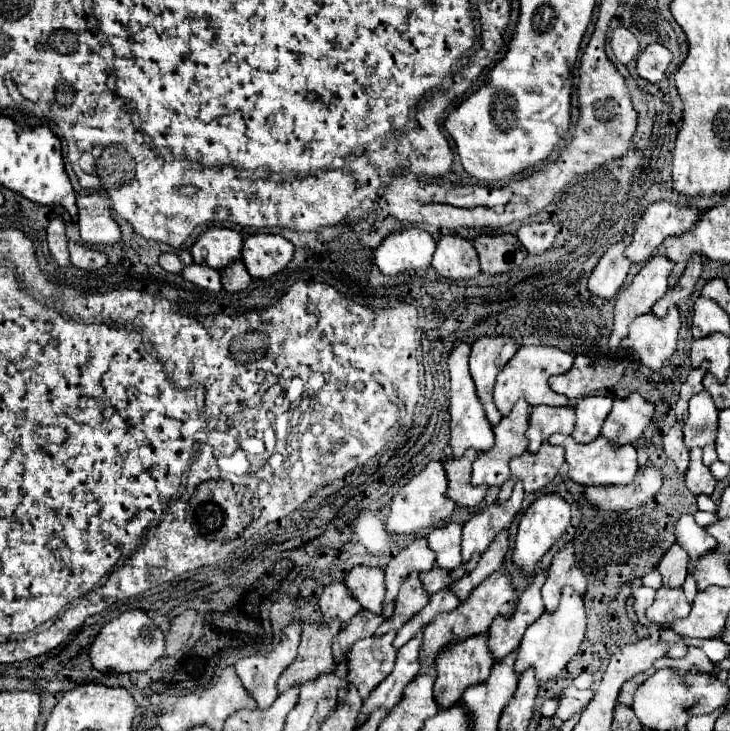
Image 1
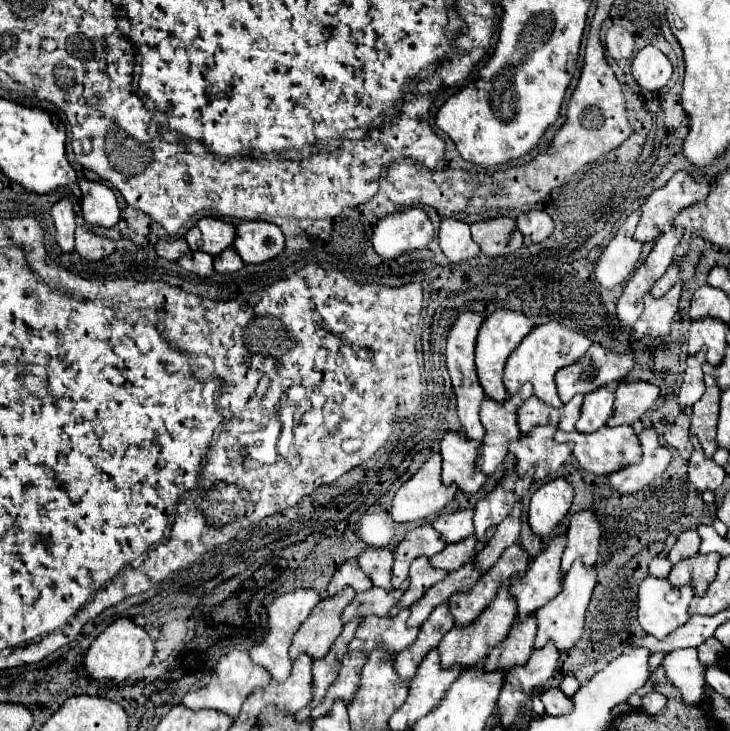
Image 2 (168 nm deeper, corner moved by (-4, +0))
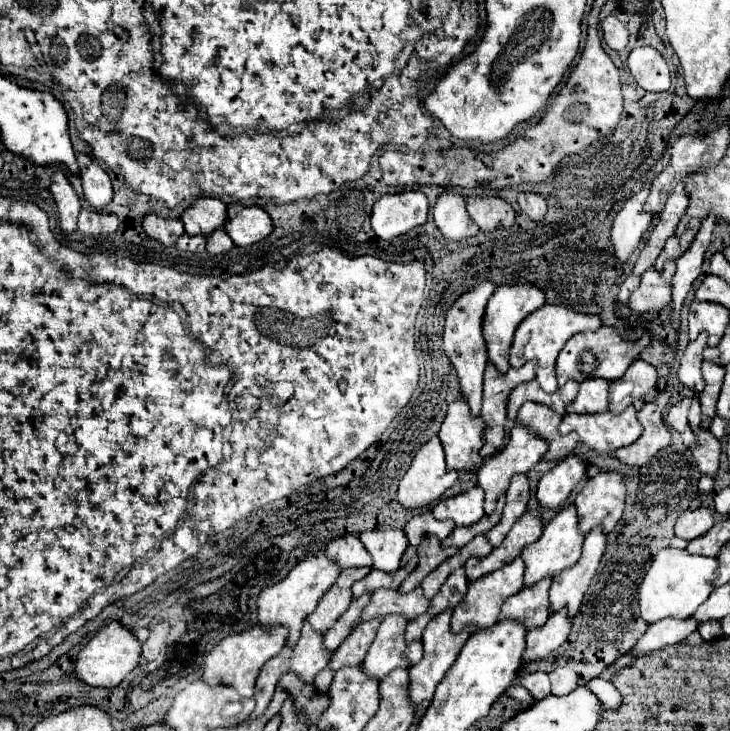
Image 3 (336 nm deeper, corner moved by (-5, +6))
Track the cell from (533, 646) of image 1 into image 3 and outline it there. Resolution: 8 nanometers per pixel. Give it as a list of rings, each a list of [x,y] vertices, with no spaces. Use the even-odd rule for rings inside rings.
[[[592,530],[584,538],[580,560],[570,570],[564,570],[562,574],[558,574],[558,578],[552,578],[550,606],[548,606],[550,614],[562,608],[568,612],[568,618],[574,618],[578,614],[584,594],[604,554],[604,546],[606,546],[606,536],[602,534],[602,530]]]

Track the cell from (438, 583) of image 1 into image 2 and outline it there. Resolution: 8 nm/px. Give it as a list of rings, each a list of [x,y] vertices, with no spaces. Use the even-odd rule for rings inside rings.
[[[469,536],[457,544],[447,544],[445,550],[441,550],[437,556],[431,558],[431,566],[451,572],[457,570],[461,564],[473,560],[475,556],[477,556],[477,538]]]

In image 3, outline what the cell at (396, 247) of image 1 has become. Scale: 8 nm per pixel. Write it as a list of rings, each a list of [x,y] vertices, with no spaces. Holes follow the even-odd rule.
[[[420,190],[382,196],[372,208],[372,230],[382,240],[392,240],[420,228],[428,216],[428,200]]]

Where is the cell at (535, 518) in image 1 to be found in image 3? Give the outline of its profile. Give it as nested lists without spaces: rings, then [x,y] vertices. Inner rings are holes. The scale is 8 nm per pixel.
[[[570,454],[556,468],[546,472],[540,478],[538,490],[536,490],[536,498],[538,498],[540,506],[544,506],[548,510],[558,508],[570,496],[574,486],[582,480],[584,470],[586,470],[584,462],[576,454]]]

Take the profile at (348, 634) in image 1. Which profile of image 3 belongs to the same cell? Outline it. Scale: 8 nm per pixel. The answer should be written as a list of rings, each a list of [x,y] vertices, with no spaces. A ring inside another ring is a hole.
[[[412,558],[412,568],[410,566],[404,566],[400,568],[398,572],[394,574],[382,574],[380,570],[372,570],[366,578],[354,582],[352,586],[352,596],[354,598],[360,598],[364,592],[374,592],[374,590],[380,590],[380,588],[390,588],[390,590],[398,590],[398,586],[402,584],[402,580],[410,574],[410,570],[416,568],[416,558]]]

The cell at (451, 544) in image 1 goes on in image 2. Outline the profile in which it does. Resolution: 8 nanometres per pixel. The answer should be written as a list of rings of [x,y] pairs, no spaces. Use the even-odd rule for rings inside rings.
[[[465,508],[459,512],[445,512],[431,524],[445,542],[453,544],[473,534],[473,510]]]

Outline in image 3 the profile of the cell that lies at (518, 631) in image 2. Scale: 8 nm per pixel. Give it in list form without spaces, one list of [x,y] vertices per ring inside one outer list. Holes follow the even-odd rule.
[[[550,580],[536,582],[530,588],[522,588],[518,594],[510,596],[500,612],[500,620],[514,620],[526,630],[542,628],[548,614],[548,588]]]

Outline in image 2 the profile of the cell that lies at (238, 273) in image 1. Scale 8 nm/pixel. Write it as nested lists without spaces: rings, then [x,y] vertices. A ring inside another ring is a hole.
[[[227,248],[219,258],[213,260],[213,268],[221,274],[237,272],[239,268],[243,268],[243,260],[241,260],[241,256],[237,256],[237,252],[233,248]]]

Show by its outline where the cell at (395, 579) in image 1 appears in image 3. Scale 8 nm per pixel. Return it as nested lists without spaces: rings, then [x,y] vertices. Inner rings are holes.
[[[430,510],[412,516],[410,522],[404,526],[404,534],[406,534],[406,538],[408,538],[410,544],[408,544],[408,548],[406,548],[404,556],[402,556],[402,564],[400,566],[404,566],[416,554],[416,546],[422,542],[422,538],[426,534],[438,536],[440,540],[444,540],[452,530],[454,530],[454,522],[446,522],[446,520],[440,522],[440,520],[436,520],[432,516]]]

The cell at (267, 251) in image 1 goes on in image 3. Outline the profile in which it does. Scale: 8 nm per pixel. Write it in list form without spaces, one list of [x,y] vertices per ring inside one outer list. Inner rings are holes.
[[[228,206],[224,230],[236,246],[250,246],[264,240],[274,230],[274,224],[258,206]]]

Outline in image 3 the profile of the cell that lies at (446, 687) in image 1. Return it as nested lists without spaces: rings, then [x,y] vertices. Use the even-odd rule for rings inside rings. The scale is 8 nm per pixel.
[[[520,558],[510,562],[510,566],[504,566],[502,570],[488,574],[486,578],[478,578],[478,582],[474,582],[474,586],[468,586],[466,598],[452,612],[452,622],[450,622],[452,632],[458,634],[468,626],[476,626],[476,630],[492,628],[498,622],[498,614],[500,614],[500,608],[506,602],[506,598],[510,598],[512,594],[518,594],[522,588],[524,586],[522,586],[522,560]]]

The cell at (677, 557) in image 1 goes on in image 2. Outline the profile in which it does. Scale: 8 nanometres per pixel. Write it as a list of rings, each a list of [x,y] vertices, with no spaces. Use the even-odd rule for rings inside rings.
[[[695,528],[685,530],[685,532],[677,538],[677,542],[673,544],[673,548],[671,548],[671,552],[669,552],[669,560],[671,560],[673,564],[677,564],[677,562],[683,560],[683,558],[695,556],[695,554],[699,552],[699,544],[701,544],[701,536],[697,534],[697,530],[695,530]]]

